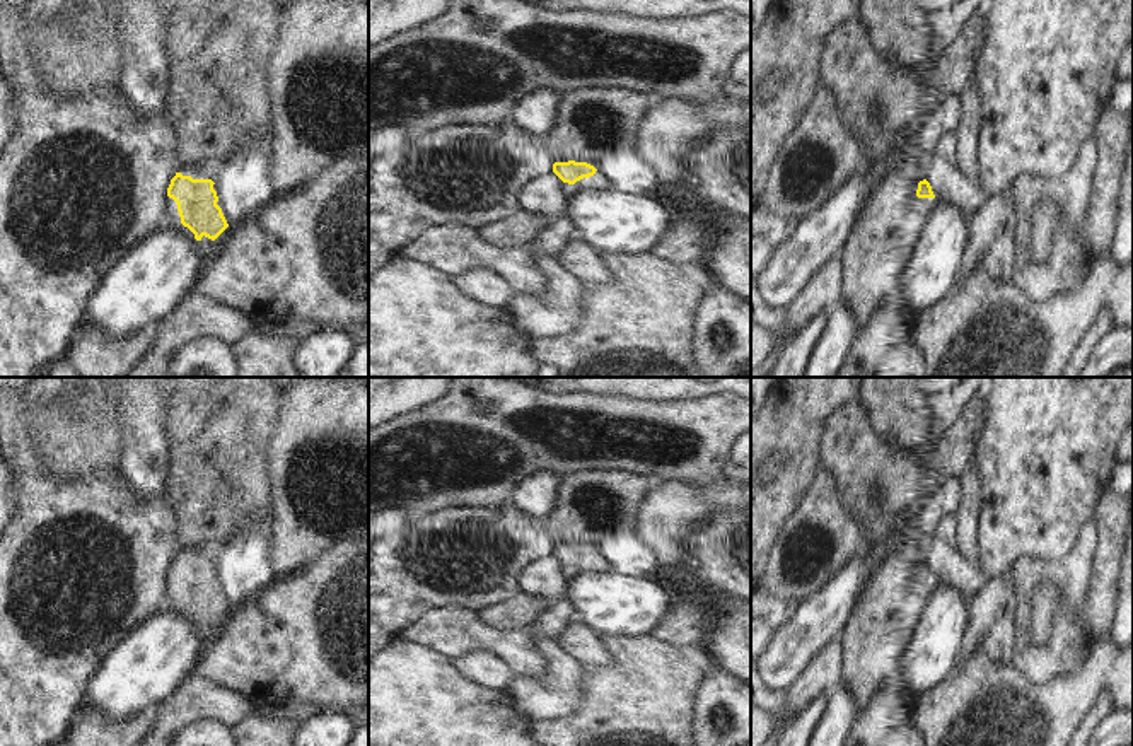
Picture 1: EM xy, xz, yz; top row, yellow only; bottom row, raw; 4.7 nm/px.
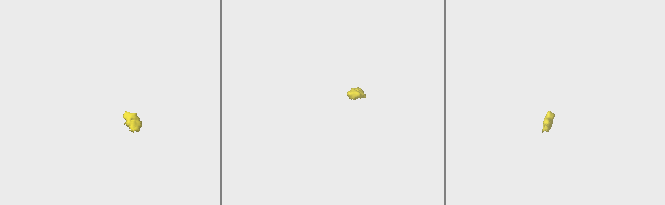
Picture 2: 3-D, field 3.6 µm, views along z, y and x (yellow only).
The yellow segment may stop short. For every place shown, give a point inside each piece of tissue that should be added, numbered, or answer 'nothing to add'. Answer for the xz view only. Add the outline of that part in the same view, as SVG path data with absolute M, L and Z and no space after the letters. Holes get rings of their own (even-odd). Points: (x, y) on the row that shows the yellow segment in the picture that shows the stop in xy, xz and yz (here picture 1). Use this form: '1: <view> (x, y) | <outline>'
1: xz (598, 181) | M596 171L596 174L590 178L584 178L584 179L577 181L575 184L563 183L563 191L565 191L566 198L572 198L578 191L585 191L585 189L606 191L606 189L611 189L611 183L599 171Z

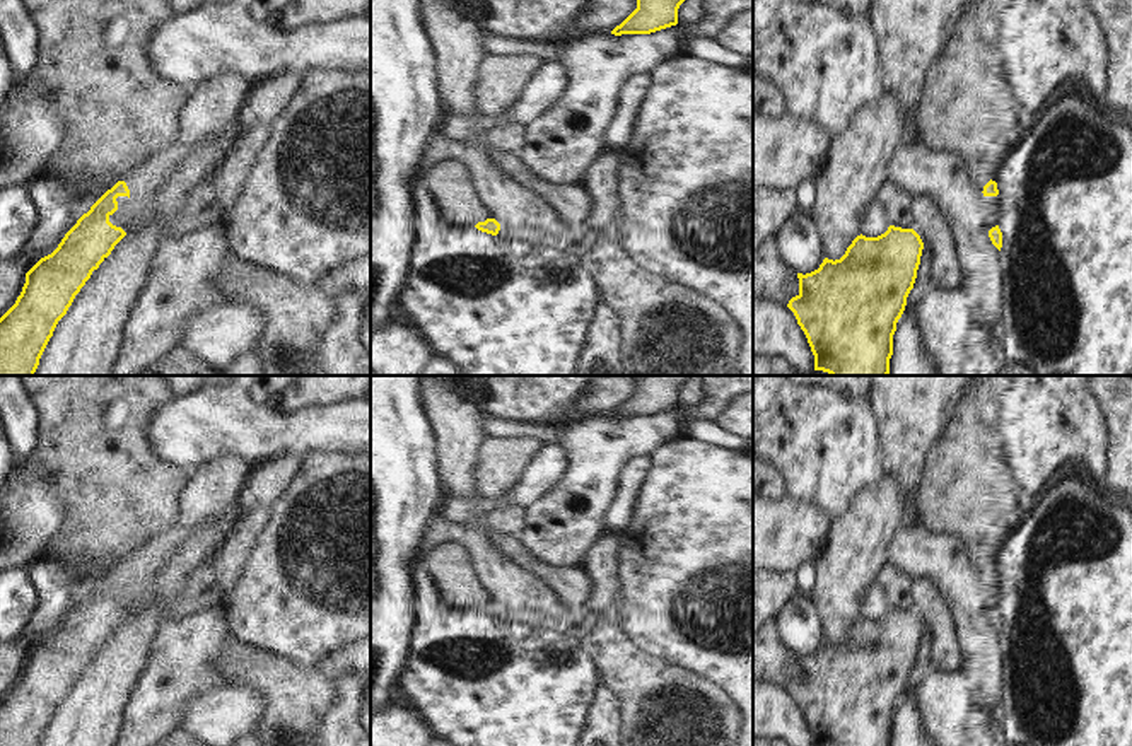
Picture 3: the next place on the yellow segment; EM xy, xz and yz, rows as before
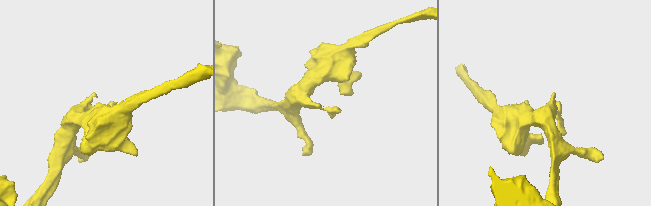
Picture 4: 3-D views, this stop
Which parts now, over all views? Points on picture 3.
nothing to add

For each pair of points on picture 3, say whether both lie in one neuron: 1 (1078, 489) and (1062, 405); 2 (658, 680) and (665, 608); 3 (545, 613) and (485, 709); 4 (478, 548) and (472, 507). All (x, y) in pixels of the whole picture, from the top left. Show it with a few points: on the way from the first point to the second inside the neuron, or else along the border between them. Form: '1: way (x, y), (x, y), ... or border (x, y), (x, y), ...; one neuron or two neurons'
1: border (1103, 483), (1083, 473), (1061, 473), (1040, 494); two neurons
2: border (625, 635), (646, 652), (697, 673); two neurons
3: border (497, 618), (571, 632); two neurons
4: border (484, 511), (458, 526); two neurons

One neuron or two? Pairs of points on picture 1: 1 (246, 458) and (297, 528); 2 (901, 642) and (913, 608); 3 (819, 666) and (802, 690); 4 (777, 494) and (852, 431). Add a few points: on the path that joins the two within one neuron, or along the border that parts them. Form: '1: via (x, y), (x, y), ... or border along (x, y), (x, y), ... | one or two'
1: border along (267, 444), (265, 490), (272, 504), (272, 514) | two
2: via (903, 634), (906, 617) | one
3: via (819, 671), (807, 685) | one
4: border along (826, 420), (821, 431), (818, 465) | two

